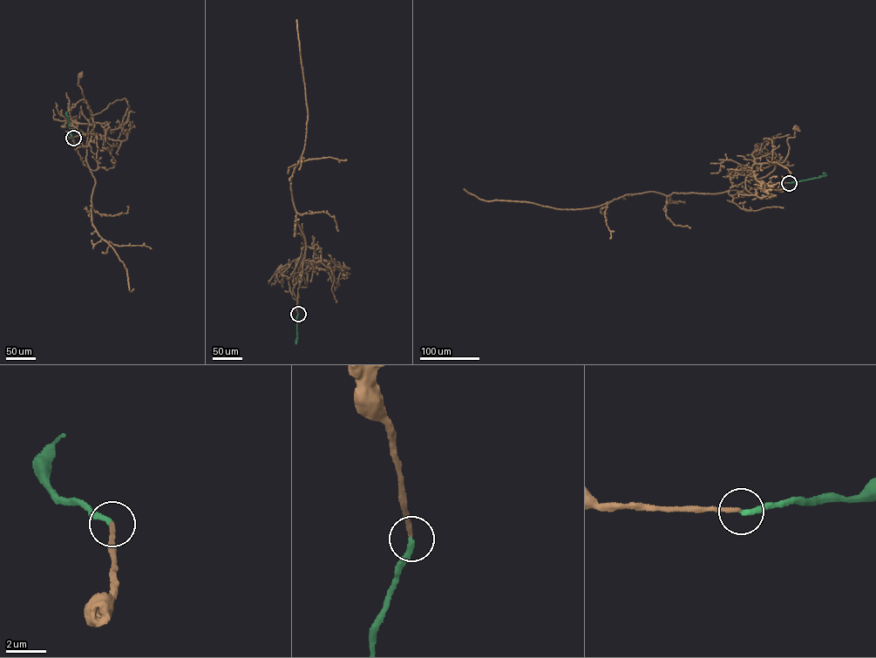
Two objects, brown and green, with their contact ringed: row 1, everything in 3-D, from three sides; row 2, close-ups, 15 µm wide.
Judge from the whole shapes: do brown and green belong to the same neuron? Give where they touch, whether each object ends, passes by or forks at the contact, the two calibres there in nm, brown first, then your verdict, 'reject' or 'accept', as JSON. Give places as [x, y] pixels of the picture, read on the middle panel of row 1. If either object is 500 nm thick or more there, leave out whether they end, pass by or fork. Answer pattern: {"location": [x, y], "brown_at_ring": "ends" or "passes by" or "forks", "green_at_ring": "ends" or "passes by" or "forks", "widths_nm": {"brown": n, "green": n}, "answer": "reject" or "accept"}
{"location": [298, 314], "brown_at_ring": "ends", "green_at_ring": "ends", "widths_nm": {"brown": 200, "green": 240}, "answer": "reject"}

